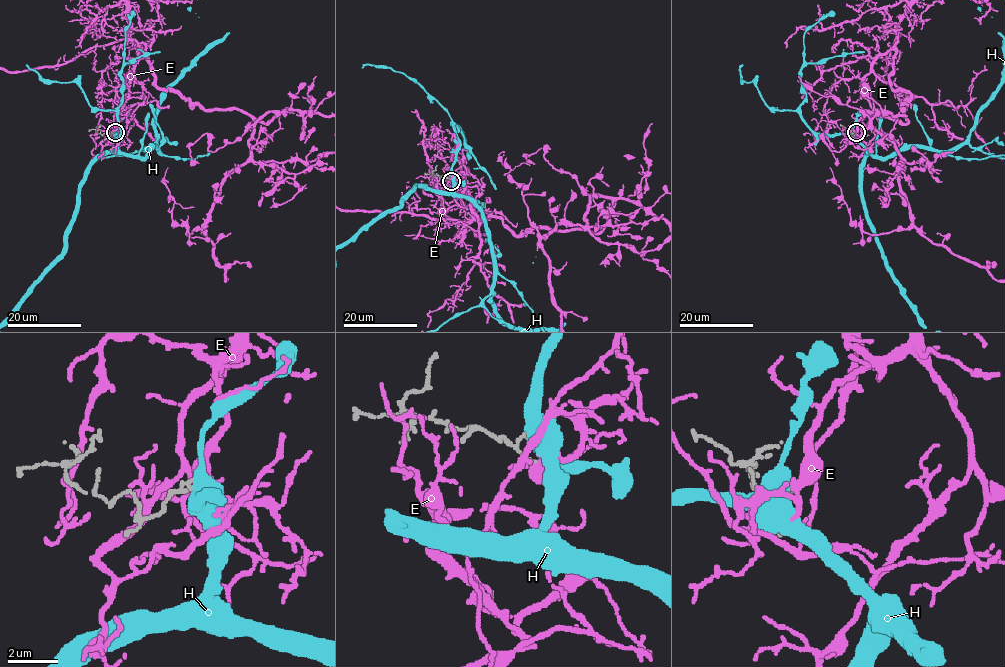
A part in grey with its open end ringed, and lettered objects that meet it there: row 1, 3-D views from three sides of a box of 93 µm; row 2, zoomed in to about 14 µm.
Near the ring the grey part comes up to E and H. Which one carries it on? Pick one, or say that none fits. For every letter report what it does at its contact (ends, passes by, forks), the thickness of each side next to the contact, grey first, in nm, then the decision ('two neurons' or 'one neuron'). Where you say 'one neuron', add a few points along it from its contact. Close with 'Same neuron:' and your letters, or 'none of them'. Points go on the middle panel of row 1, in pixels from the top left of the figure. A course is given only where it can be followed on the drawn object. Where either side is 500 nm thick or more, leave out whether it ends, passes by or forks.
E: it passes by; calibres 80 and 400 nm; one neuron
H: calibres 100 and 600 nm; two neurons
Same neuron: E

